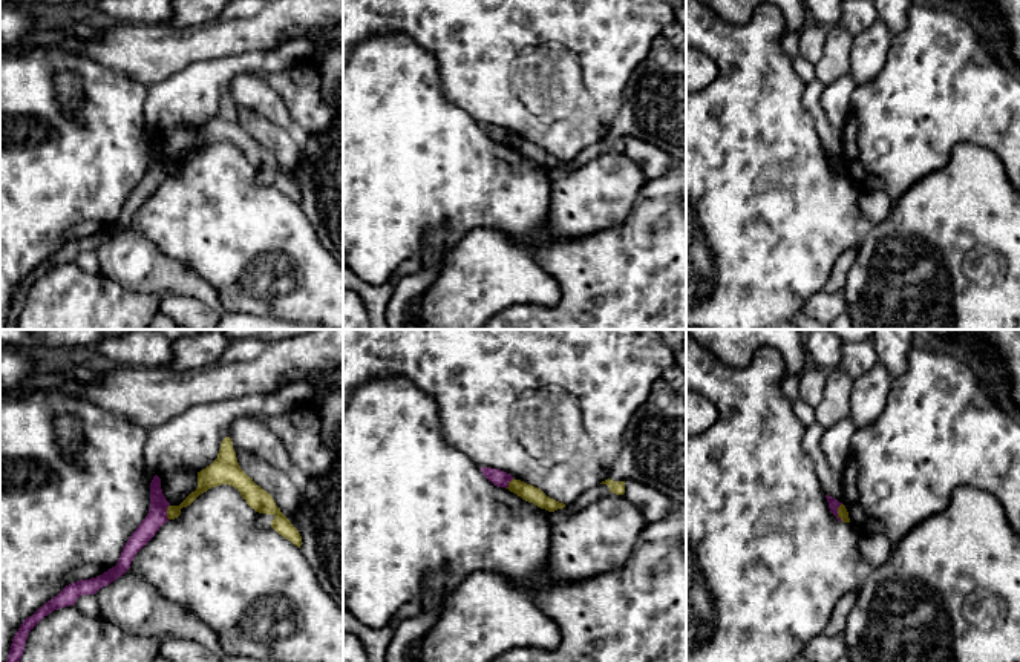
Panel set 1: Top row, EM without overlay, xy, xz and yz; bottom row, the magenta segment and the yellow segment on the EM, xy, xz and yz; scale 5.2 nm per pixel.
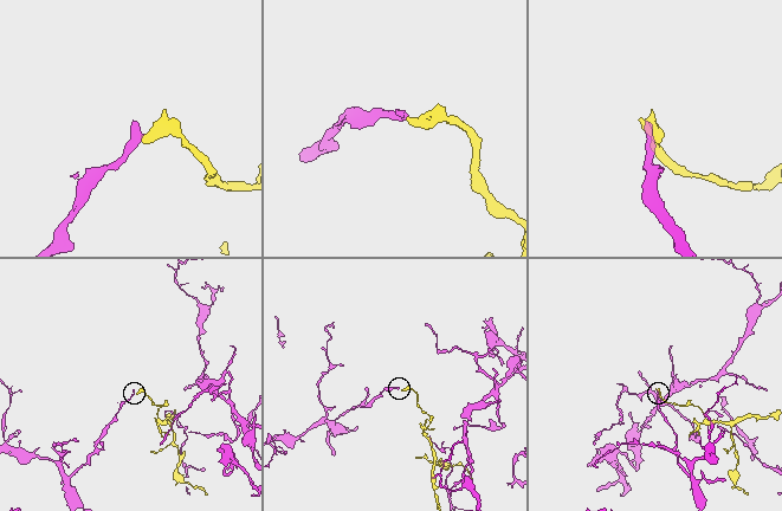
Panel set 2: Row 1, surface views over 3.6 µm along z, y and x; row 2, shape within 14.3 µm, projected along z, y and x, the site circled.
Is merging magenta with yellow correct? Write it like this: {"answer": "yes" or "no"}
{"answer": "no"}

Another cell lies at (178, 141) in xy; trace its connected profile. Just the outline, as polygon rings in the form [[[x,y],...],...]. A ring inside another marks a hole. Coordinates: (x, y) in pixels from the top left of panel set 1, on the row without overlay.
[[[176,124],[161,136],[161,146],[170,162],[179,162],[198,144],[198,130],[187,124]]]

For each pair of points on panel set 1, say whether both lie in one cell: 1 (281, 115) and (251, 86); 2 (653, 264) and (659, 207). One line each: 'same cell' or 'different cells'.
1: same cell
2: same cell

